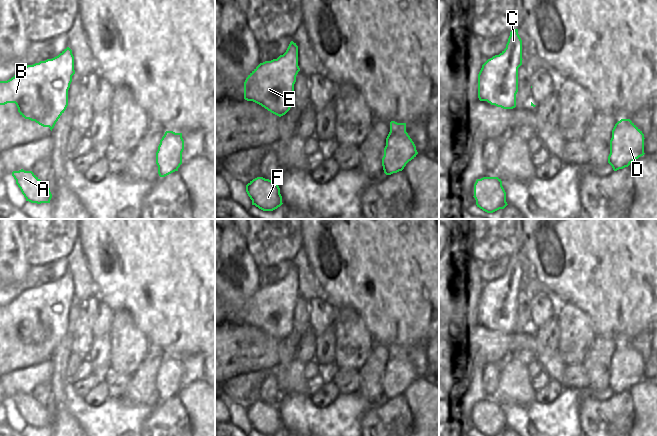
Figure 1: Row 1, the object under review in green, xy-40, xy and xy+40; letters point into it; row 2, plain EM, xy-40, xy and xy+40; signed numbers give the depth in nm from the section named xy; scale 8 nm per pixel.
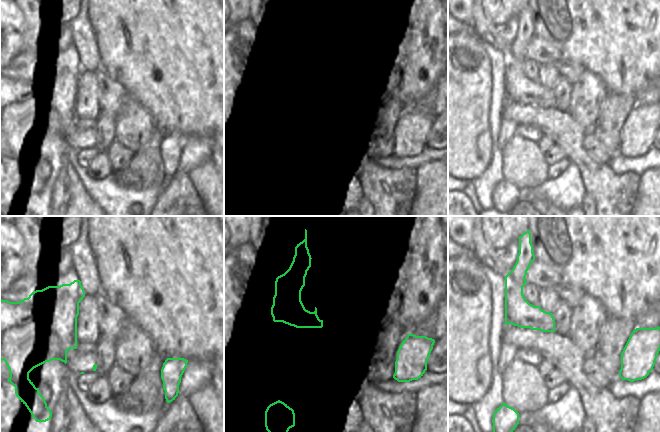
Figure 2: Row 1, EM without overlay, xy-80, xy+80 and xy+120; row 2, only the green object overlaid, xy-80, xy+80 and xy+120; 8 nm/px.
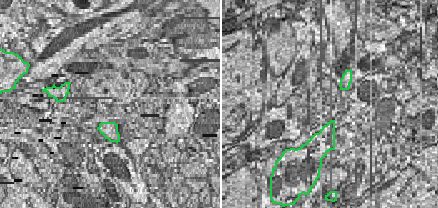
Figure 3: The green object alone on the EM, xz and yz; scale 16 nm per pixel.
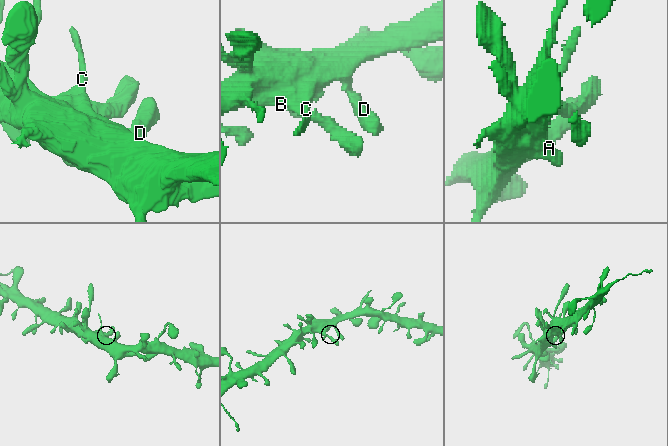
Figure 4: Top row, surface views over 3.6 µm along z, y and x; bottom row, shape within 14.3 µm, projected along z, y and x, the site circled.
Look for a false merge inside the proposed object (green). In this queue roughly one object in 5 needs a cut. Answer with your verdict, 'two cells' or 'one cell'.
one cell

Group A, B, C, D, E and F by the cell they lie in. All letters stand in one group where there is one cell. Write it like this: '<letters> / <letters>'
A B C D E F

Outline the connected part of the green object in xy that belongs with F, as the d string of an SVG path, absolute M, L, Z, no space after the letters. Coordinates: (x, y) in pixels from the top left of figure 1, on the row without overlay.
M257 401L246 409L246 416L252 429L263 435L273 435L283 428L277 404Z

